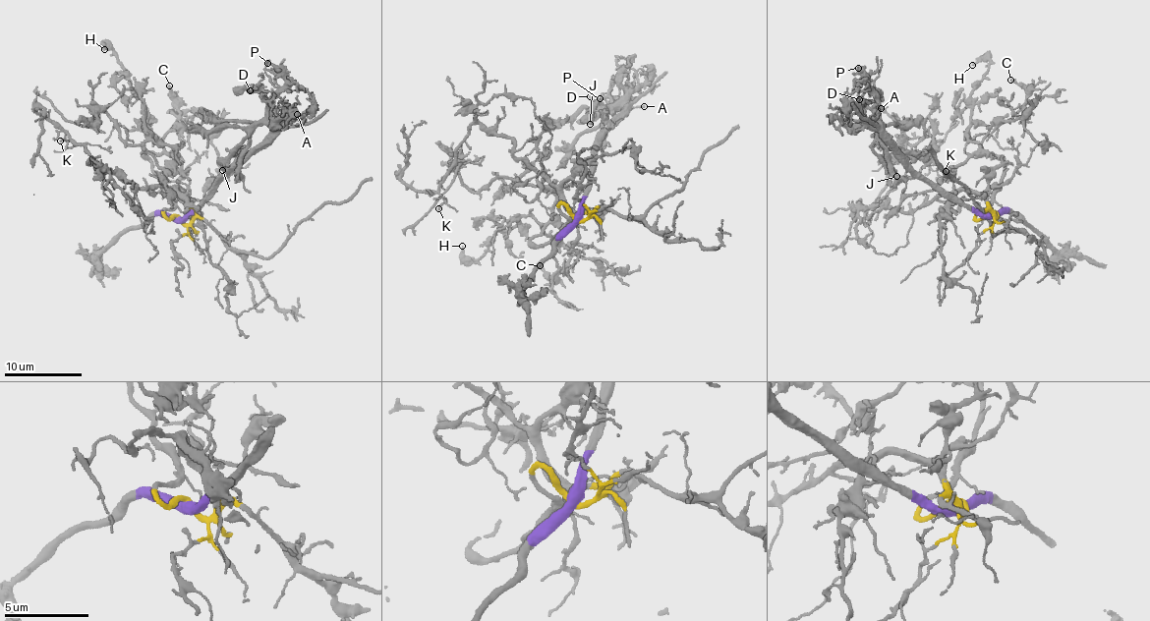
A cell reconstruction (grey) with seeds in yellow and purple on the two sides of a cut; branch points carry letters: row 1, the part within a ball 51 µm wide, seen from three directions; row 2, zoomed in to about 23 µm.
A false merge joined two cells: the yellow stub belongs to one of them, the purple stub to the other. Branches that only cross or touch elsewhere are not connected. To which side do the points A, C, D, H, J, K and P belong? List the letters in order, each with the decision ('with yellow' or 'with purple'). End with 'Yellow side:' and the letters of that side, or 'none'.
A: with purple
C: with yellow
D: with purple
H: with yellow
J: with purple
K: with yellow
P: with purple
Yellow side: C, H, K

